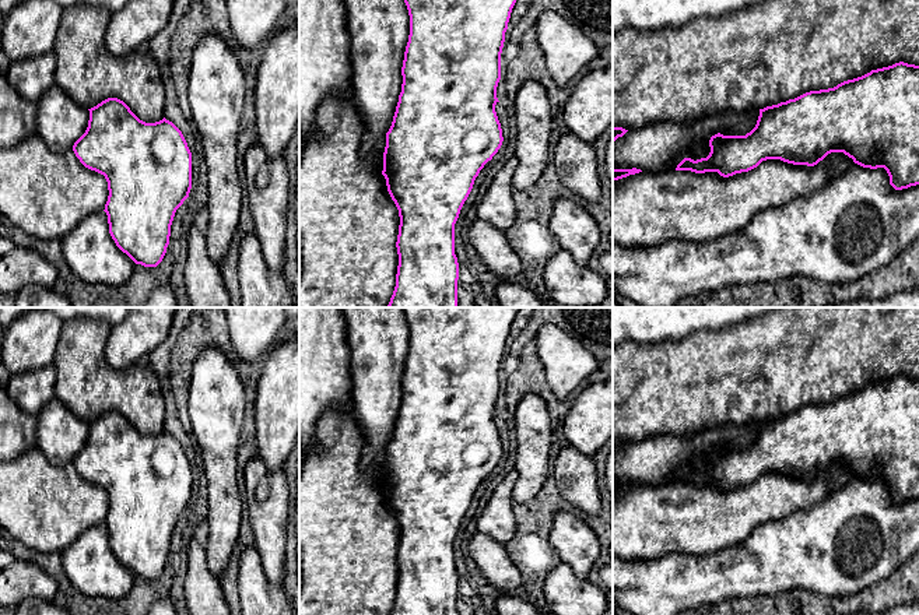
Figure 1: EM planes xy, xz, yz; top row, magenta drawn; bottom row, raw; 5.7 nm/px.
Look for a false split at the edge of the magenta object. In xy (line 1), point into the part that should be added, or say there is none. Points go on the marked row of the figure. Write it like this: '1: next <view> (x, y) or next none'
1: next xy (60, 122)

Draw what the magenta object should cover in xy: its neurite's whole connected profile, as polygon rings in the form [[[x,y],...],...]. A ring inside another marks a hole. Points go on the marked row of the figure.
[[[56,84],[35,105],[38,134],[48,148],[73,150],[85,168],[105,176],[109,196],[104,211],[116,246],[136,264],[157,267],[166,253],[175,212],[192,189],[192,152],[182,131],[165,117],[155,123],[140,120],[117,98],[85,109]]]

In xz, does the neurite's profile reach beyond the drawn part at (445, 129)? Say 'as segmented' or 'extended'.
extended

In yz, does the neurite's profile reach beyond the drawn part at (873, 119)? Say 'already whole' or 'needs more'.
needs more

